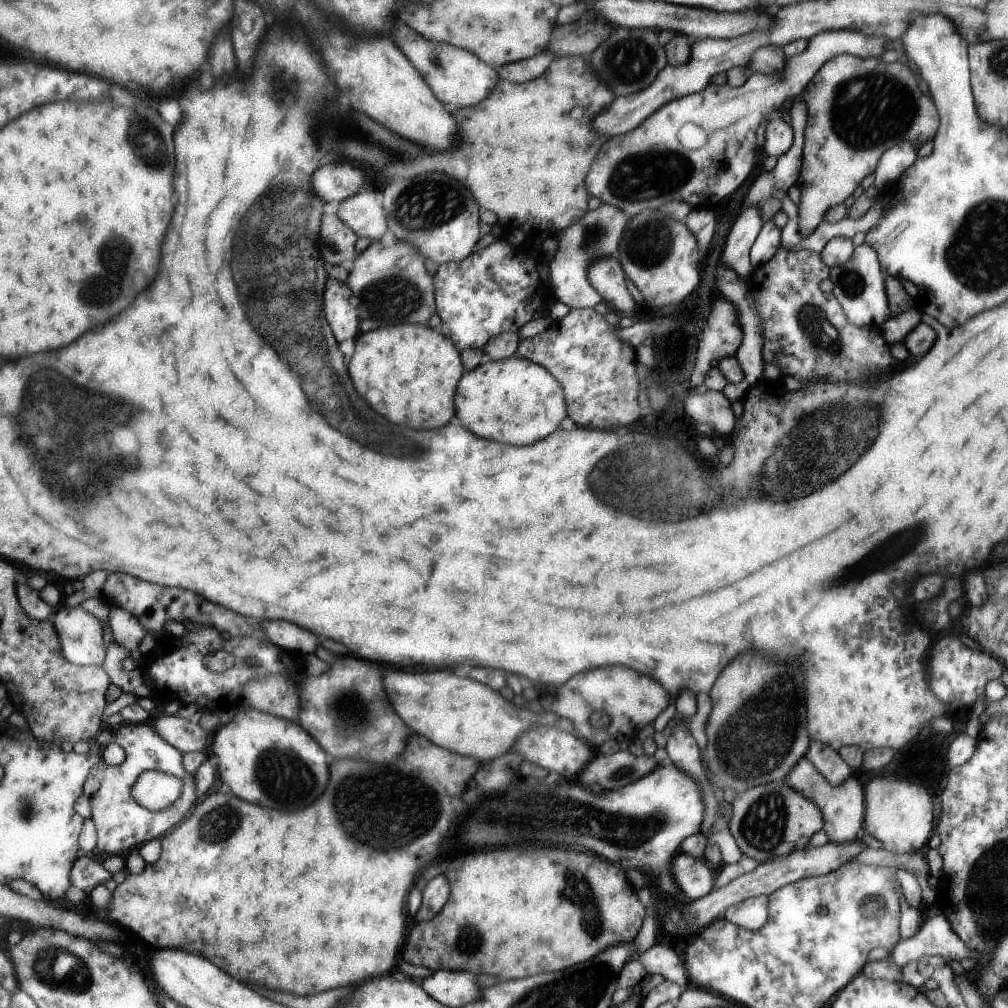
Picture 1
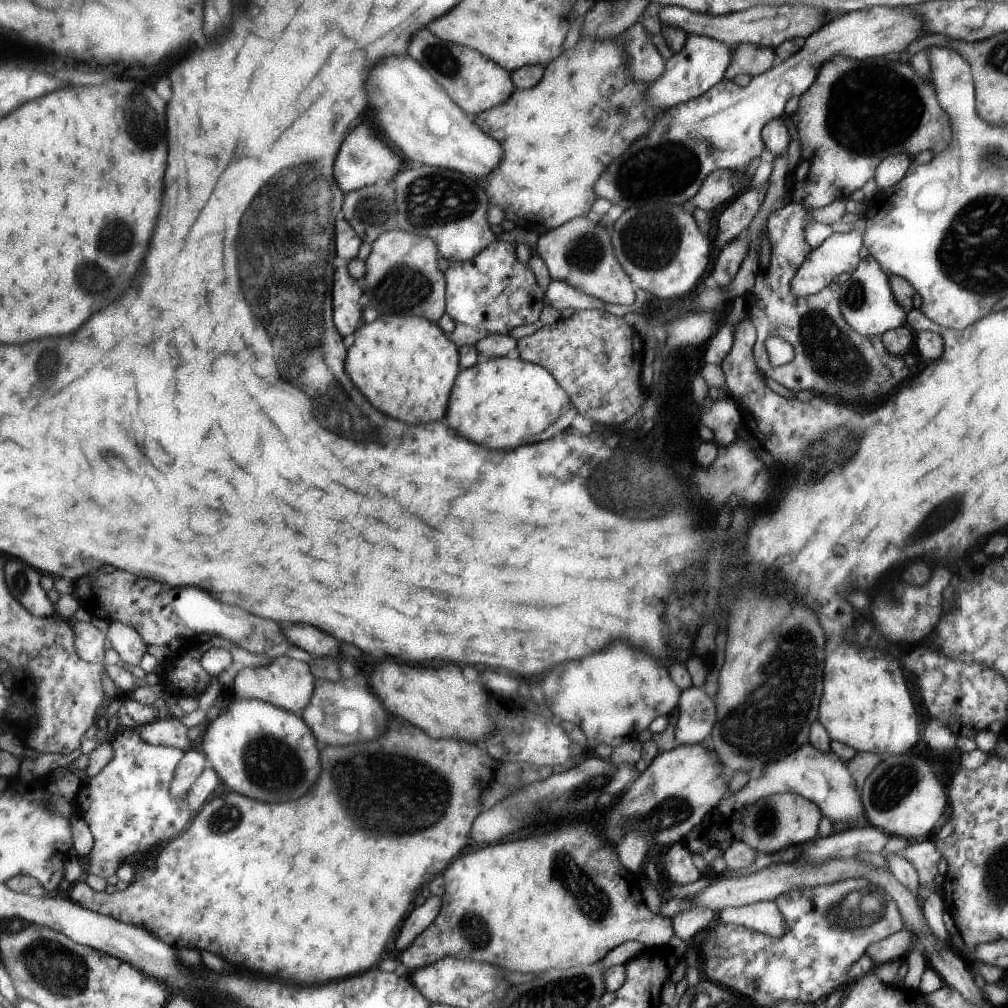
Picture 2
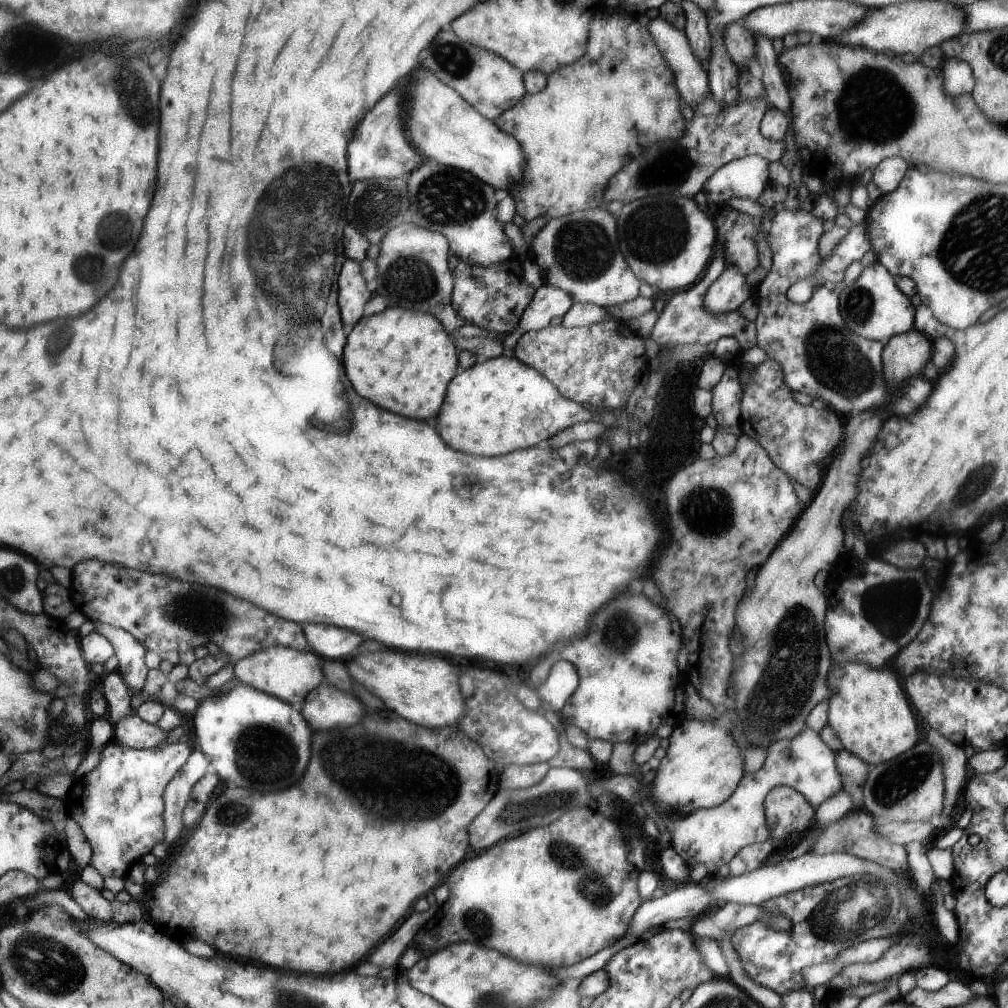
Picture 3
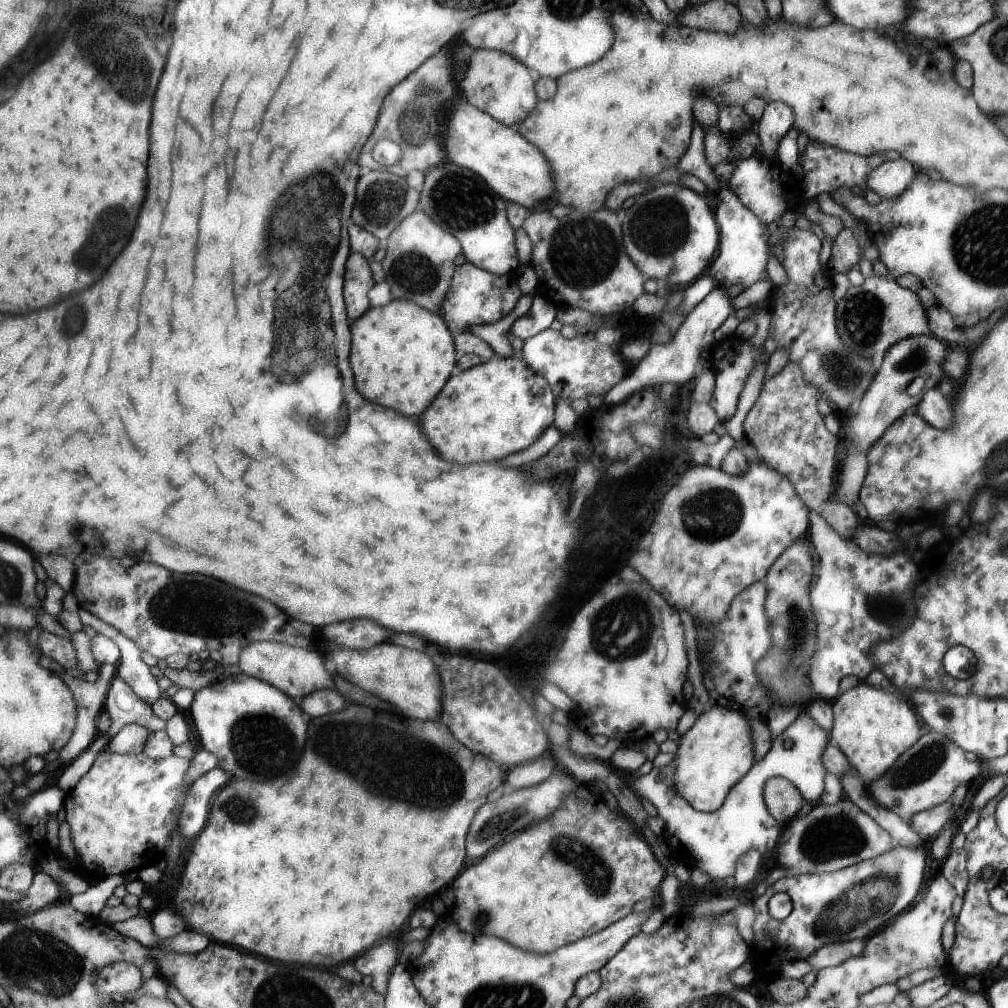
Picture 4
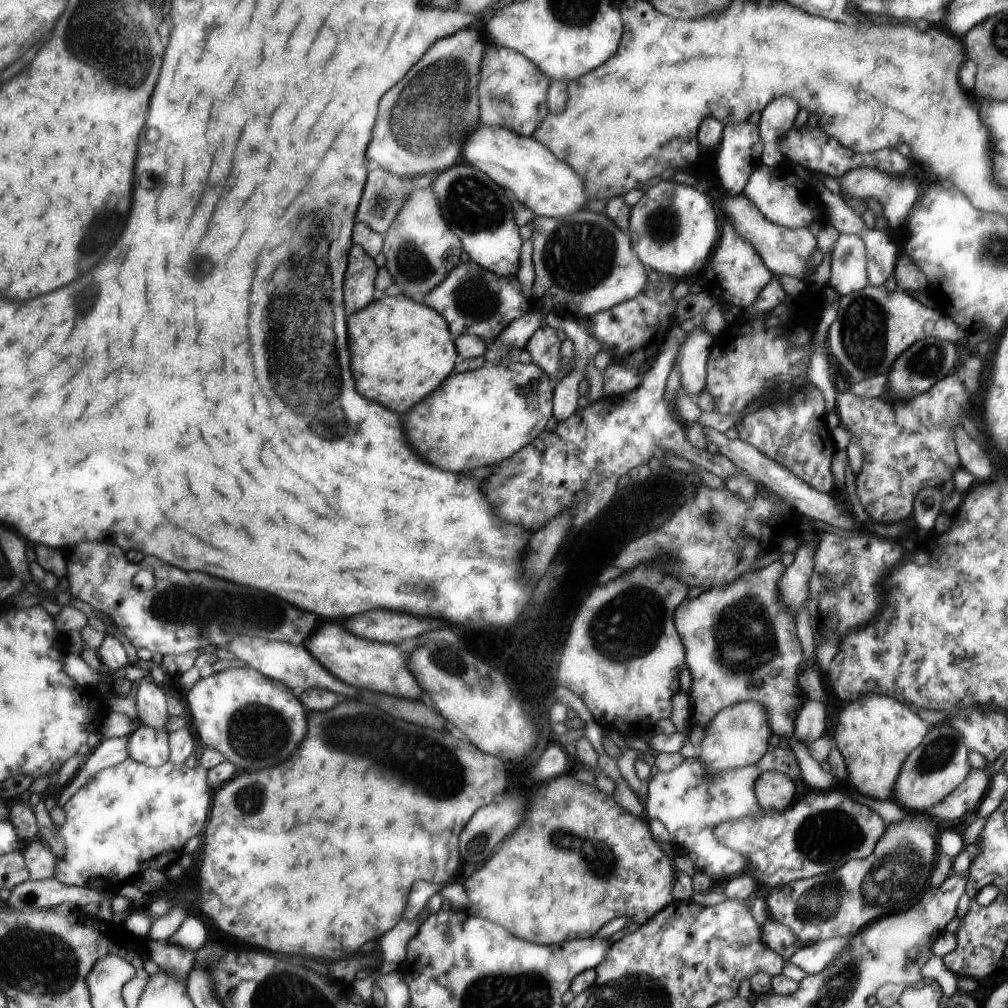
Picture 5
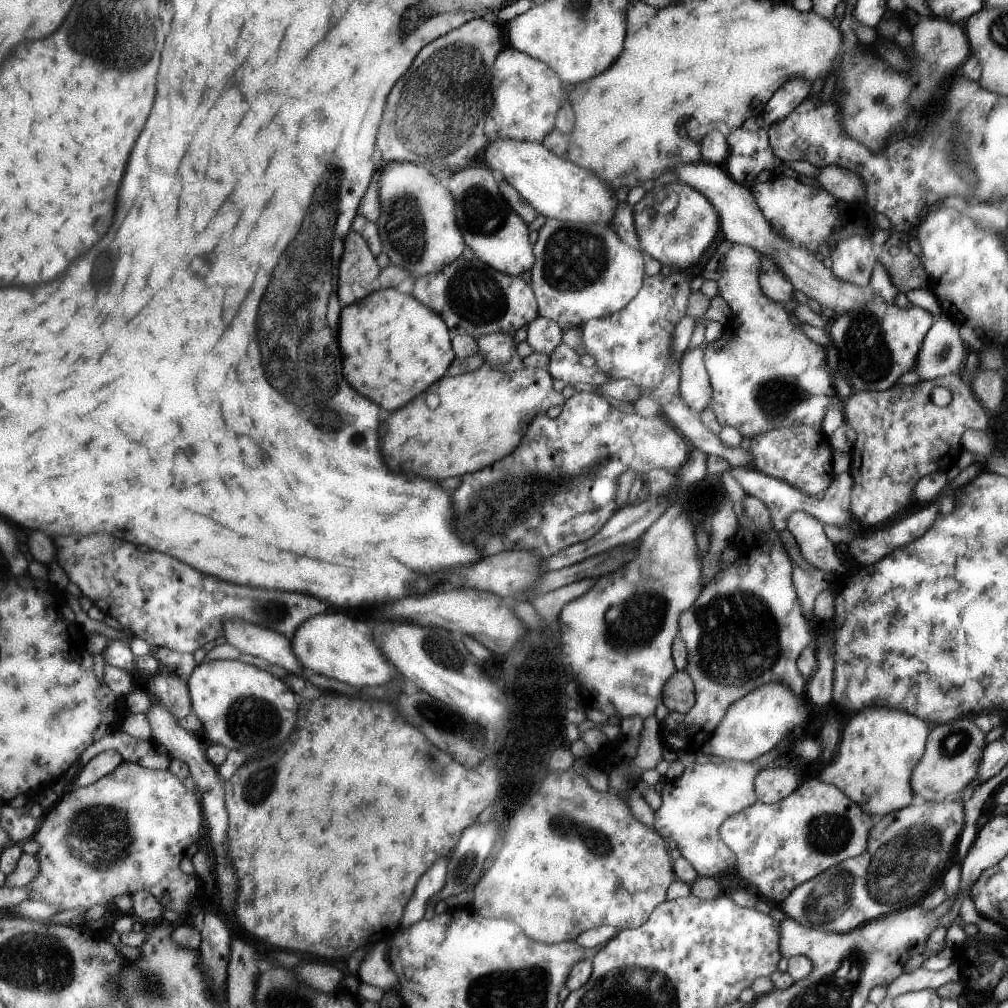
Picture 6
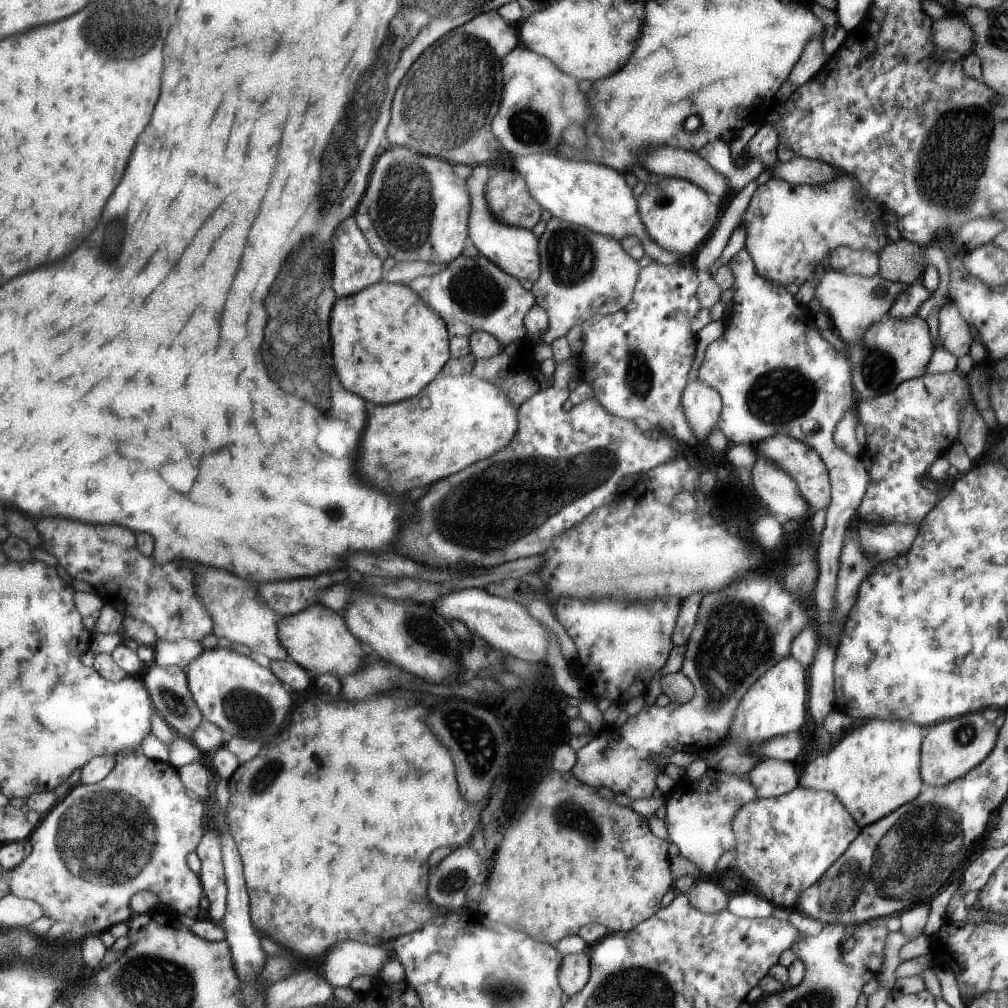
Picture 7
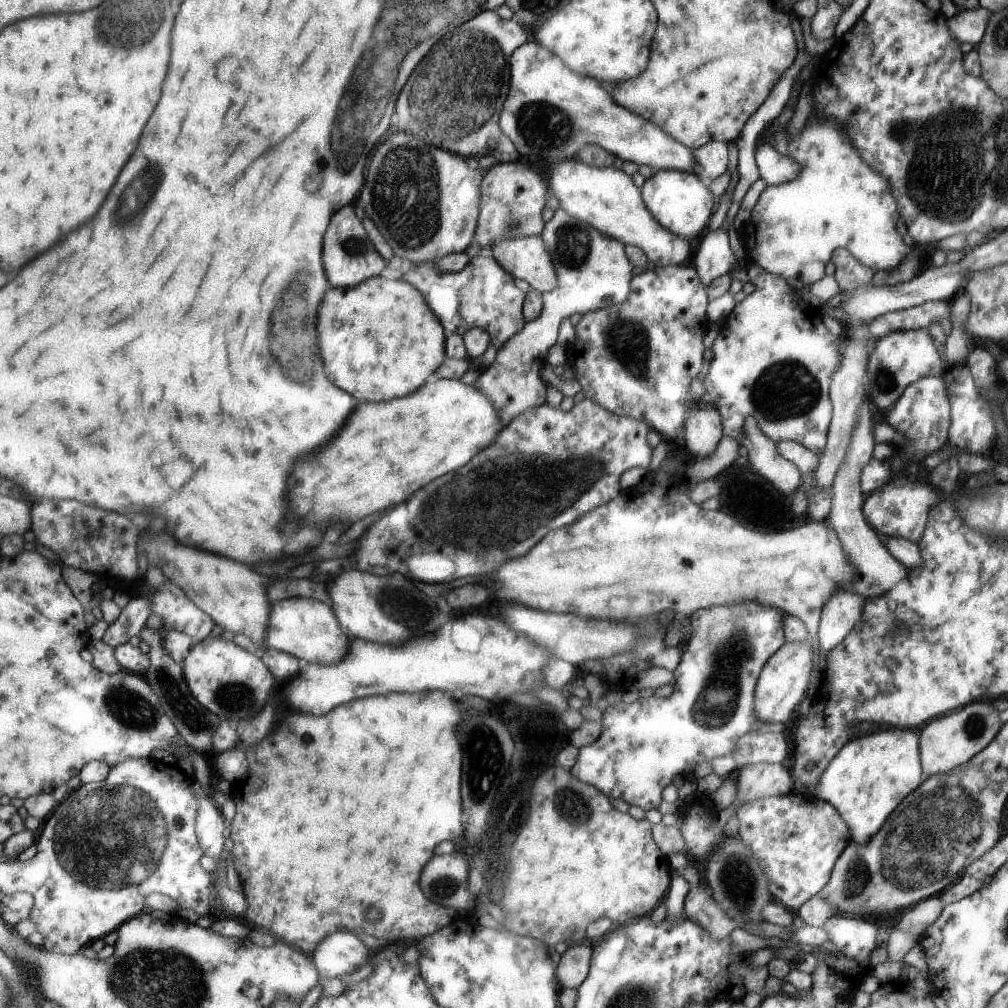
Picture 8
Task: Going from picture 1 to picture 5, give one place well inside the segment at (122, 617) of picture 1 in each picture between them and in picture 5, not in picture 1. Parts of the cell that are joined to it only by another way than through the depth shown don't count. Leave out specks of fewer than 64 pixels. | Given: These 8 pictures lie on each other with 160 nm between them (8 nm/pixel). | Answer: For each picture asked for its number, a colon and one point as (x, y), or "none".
2: (126, 640)
3: (131, 652)
4: (131, 668)
5: (151, 702)

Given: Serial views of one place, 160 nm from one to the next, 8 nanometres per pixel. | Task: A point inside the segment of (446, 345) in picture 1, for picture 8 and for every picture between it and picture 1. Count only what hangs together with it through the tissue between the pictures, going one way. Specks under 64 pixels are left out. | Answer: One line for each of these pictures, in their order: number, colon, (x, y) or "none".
2: (406, 366)
3: (402, 360)
4: (402, 355)
5: (401, 351)
6: (390, 371)
7: (387, 343)
8: (380, 339)

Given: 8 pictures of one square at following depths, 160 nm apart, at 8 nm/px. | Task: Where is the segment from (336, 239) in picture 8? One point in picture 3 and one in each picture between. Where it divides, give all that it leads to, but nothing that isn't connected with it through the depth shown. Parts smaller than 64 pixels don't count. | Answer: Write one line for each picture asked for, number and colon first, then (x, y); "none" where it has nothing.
3: (355, 295)
4: (359, 281)
5: (360, 286)
6: (359, 269)
7: (356, 265)

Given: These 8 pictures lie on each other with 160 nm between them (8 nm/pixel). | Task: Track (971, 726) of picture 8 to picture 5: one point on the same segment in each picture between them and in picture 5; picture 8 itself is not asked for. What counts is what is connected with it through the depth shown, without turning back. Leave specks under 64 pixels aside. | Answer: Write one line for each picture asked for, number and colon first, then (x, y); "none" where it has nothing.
5: (935, 768)
6: (953, 753)
7: (950, 748)

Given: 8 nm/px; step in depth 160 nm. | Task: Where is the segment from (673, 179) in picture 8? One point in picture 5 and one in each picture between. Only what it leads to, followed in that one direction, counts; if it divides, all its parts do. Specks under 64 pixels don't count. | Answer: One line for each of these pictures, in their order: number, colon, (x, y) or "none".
5: (671, 227)
6: (677, 236)
7: (677, 214)

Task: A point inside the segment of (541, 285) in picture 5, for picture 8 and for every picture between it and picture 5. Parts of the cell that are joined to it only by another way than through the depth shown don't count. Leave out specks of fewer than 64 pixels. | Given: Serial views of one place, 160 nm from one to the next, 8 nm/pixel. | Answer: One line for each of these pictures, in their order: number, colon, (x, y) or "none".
6: (599, 273)
7: (583, 273)
8: (593, 271)

